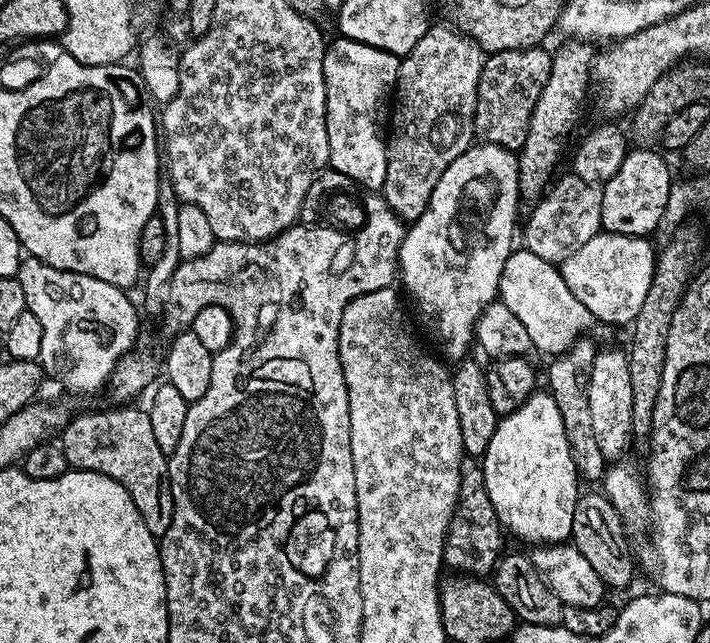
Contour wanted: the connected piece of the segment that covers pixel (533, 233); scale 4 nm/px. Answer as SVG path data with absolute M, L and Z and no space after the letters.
M567 174L560 181L553 183L546 194L535 201L528 221L523 221L523 247L529 252L538 254L538 258L546 258L546 262L559 265L578 246L590 242L601 231L602 191L597 185L582 182L575 174Z

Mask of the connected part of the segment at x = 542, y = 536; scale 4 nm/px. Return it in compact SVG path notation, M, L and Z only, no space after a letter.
M537 390L514 414L503 417L482 458L484 491L501 525L509 533L533 540L536 546L565 543L572 535L576 502L582 495L581 477L566 442L562 414L547 391Z

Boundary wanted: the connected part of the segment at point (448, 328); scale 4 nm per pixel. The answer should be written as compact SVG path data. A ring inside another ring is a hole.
M480 142L446 166L446 174L438 178L438 186L434 186L434 194L430 194L426 210L417 220L411 221L404 233L398 280L401 285L404 283L403 291L408 291L416 299L416 312L421 322L441 340L439 355L445 361L459 362L469 355L468 343L473 343L482 310L486 310L486 306L500 295L502 266L506 266L506 258L514 251L512 235L518 232L516 211L520 207L520 161L517 153Z

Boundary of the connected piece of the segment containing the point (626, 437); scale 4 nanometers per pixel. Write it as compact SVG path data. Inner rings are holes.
M601 347L594 358L594 370L590 370L590 415L594 426L594 435L598 447L602 449L605 461L620 462L632 448L634 441L634 390L630 386L630 370L628 369L628 352L620 348Z

